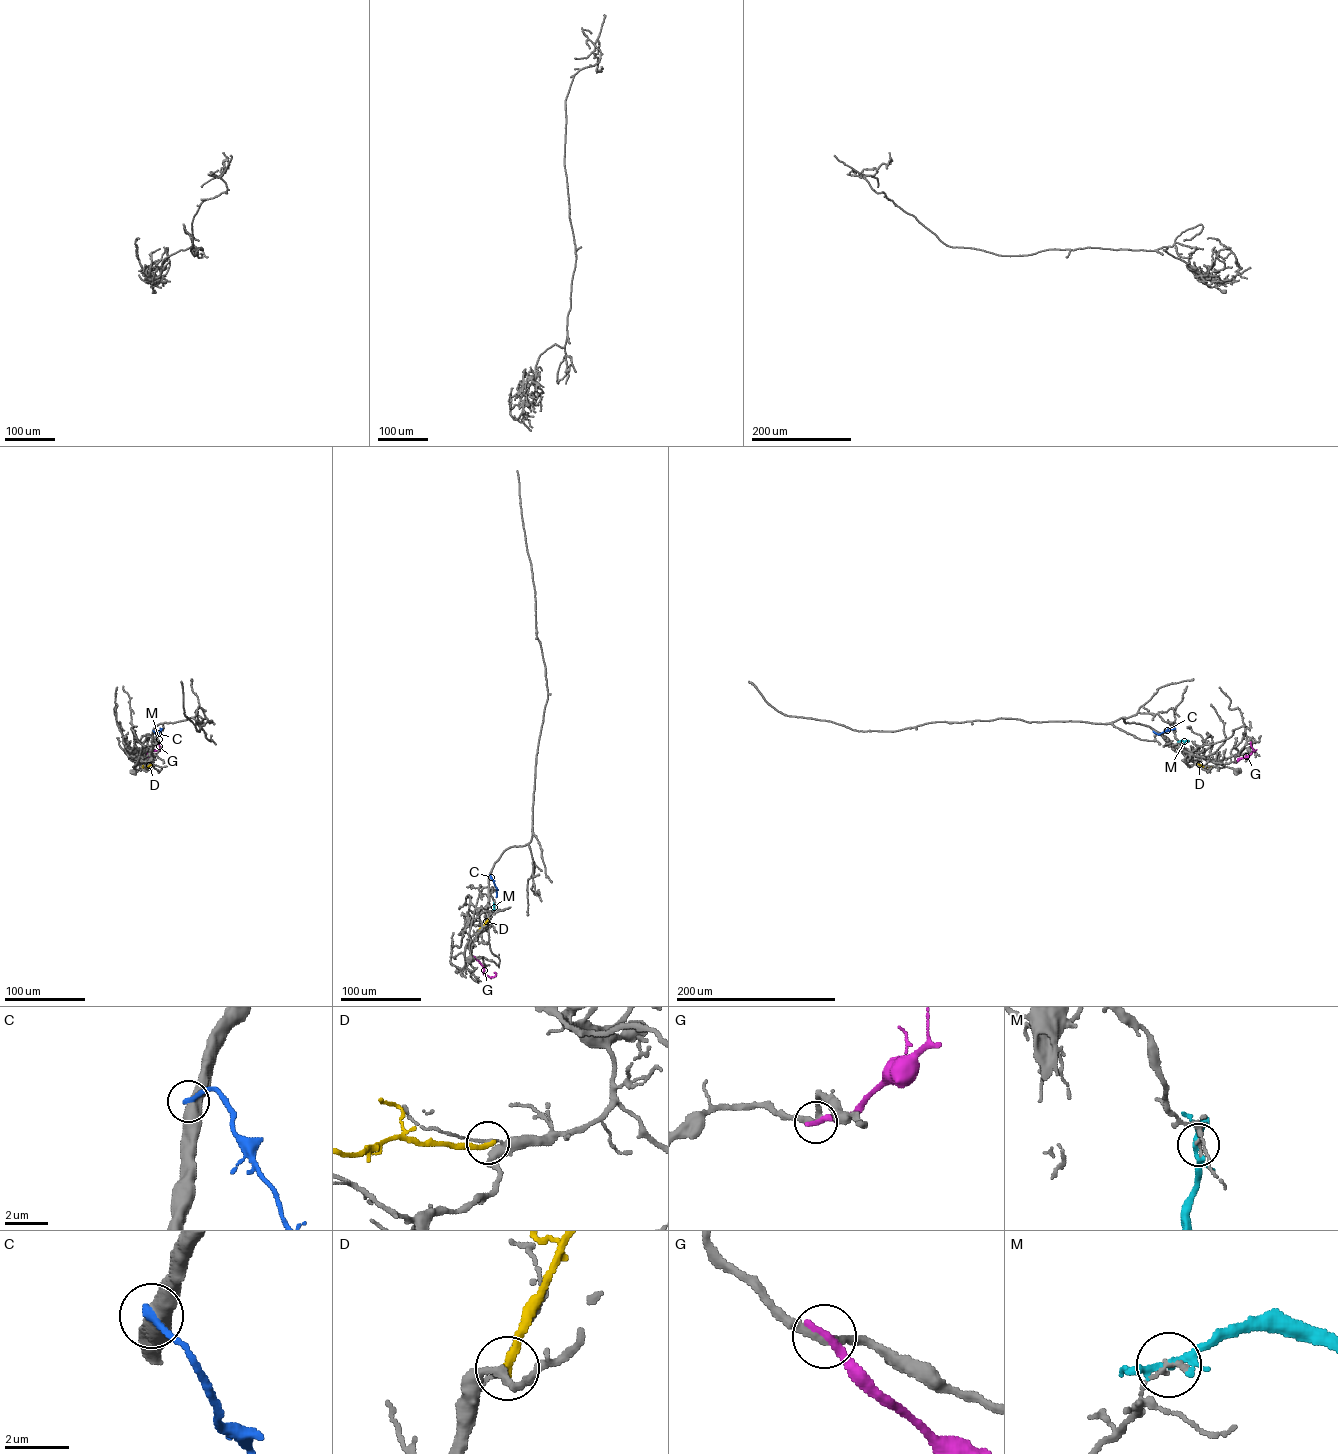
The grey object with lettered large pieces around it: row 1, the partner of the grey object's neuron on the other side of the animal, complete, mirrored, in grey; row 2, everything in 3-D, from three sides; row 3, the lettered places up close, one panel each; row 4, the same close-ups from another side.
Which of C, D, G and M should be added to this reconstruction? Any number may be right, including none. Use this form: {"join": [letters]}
{"join": []}

